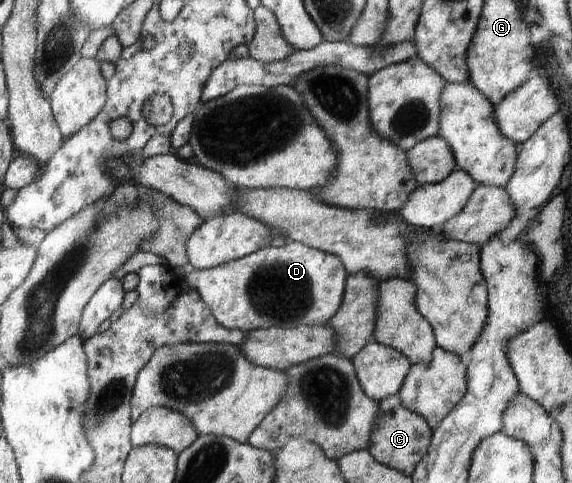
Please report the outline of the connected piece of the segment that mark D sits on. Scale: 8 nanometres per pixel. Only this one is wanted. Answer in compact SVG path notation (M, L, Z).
M288 240L281 247L259 249L249 256L230 261L211 269L188 268L185 273L186 282L196 288L203 301L210 306L214 317L227 329L255 331L270 327L291 329L298 325L323 325L337 315L342 301L345 299L346 280L349 273L342 259L301 242Z

